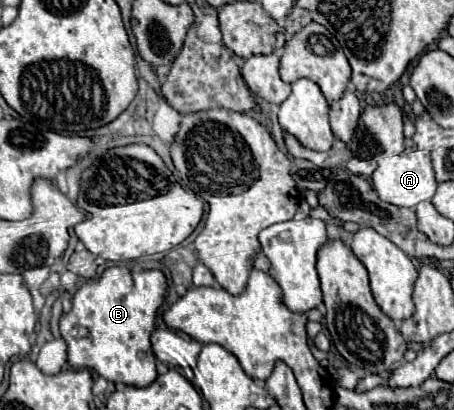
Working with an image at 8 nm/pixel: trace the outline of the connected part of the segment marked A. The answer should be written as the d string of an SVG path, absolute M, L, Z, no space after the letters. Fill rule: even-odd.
M416 149L410 153L400 153L400 155L378 159L378 167L372 173L372 187L376 189L382 201L388 201L398 207L416 207L420 201L432 199L438 183L434 179L430 153Z

